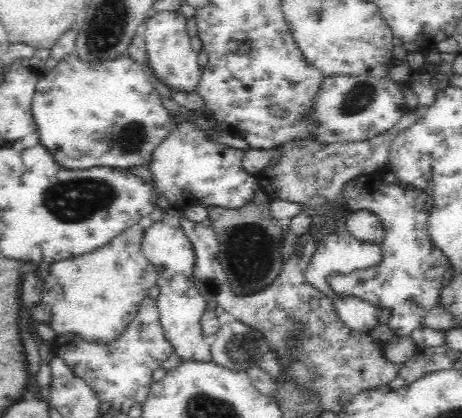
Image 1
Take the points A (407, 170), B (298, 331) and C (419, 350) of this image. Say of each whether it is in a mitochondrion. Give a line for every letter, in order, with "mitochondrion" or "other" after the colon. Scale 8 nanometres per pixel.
A: other
B: mitochondrion
C: other

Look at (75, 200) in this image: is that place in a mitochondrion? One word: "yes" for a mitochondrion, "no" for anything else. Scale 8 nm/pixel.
yes

